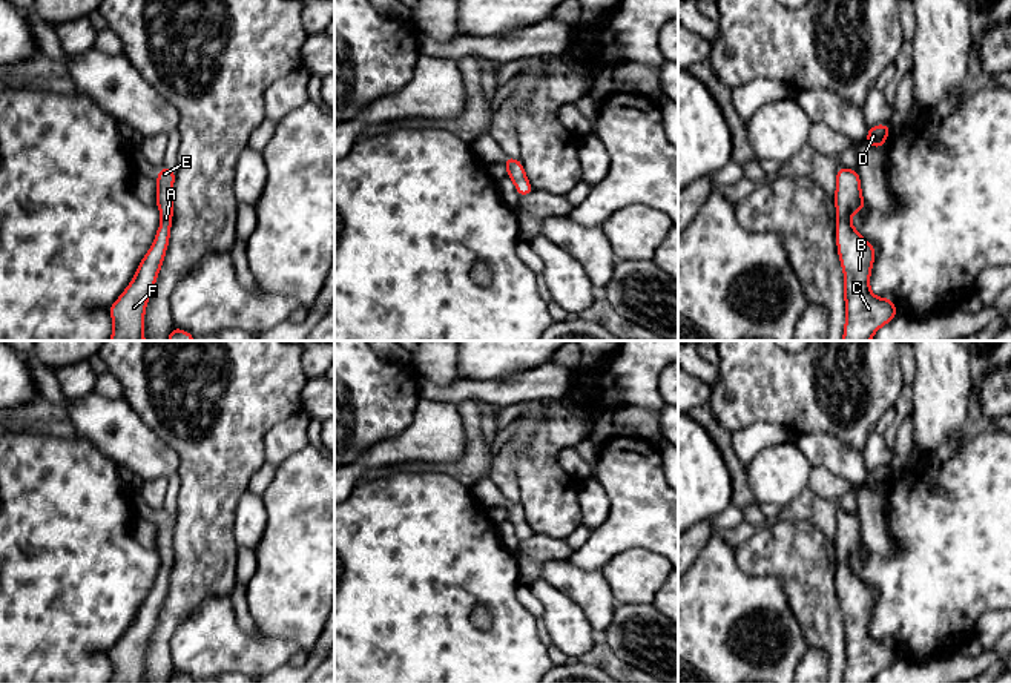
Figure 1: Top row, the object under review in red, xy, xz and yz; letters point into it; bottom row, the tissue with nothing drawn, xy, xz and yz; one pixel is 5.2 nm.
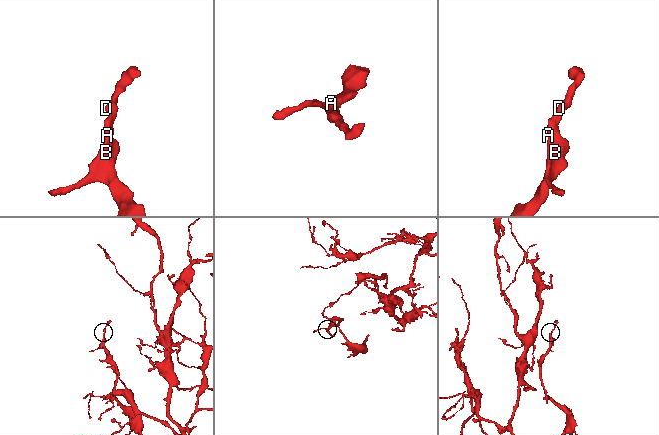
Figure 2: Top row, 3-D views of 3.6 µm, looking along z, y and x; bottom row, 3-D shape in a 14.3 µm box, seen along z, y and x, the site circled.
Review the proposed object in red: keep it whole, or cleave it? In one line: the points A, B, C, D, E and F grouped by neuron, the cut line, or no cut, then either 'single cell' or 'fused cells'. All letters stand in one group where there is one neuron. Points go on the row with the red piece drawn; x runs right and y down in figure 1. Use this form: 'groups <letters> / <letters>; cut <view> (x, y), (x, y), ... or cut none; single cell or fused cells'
groups A B C D E F; cut none; single cell

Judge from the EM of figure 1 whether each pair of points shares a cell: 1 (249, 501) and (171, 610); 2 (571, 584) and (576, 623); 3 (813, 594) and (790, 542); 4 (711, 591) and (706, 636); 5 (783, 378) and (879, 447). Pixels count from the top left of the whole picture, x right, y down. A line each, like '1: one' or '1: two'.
1: two
2: two
3: one
4: one
5: two

